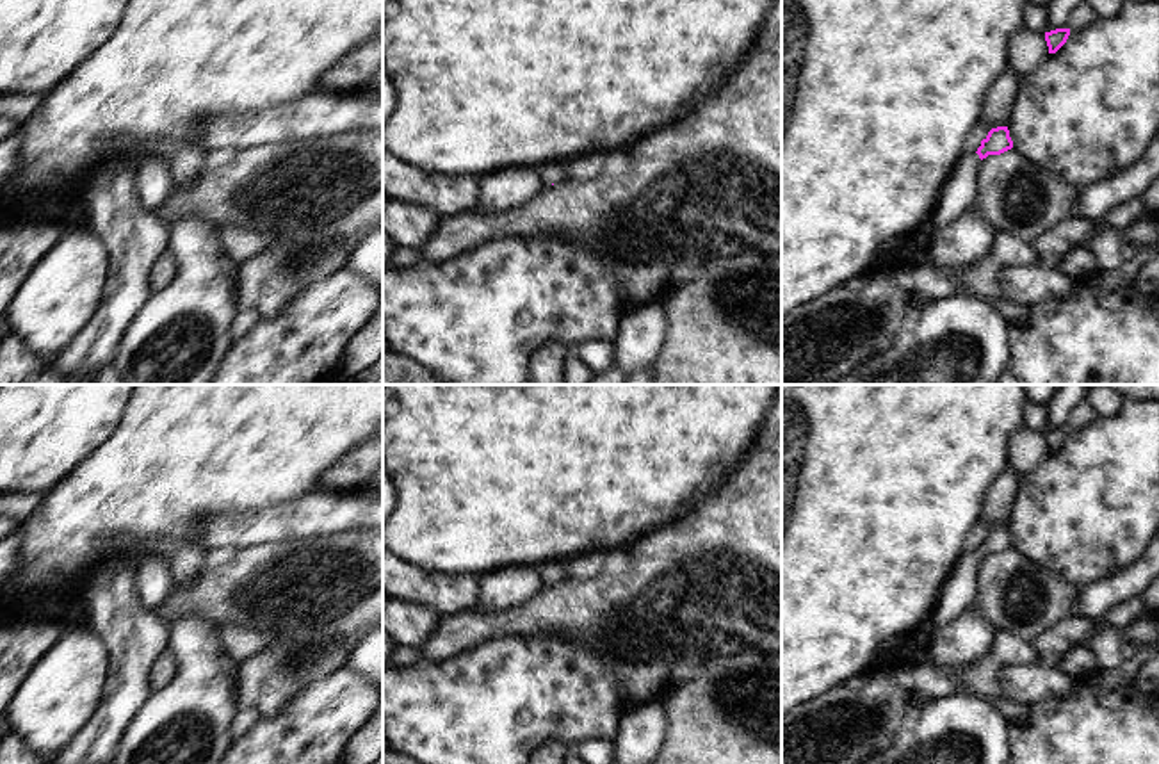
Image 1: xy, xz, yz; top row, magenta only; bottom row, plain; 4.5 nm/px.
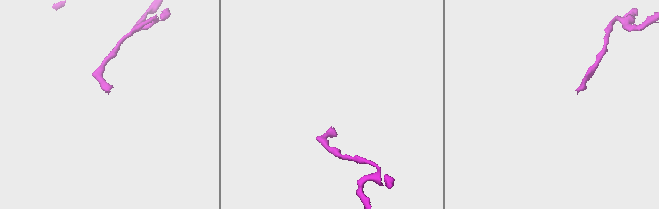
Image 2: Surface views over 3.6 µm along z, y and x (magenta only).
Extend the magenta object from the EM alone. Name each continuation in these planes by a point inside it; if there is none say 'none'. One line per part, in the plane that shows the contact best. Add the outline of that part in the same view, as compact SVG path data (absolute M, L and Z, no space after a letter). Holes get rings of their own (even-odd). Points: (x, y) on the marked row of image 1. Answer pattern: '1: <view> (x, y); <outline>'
1: yz (960, 191); M965 153L956 164L952 176L945 182L942 201L935 212L938 230L952 226L974 203L977 196L977 173L981 158Z

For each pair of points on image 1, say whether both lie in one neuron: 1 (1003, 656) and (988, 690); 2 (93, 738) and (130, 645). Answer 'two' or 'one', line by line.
1: one
2: one

